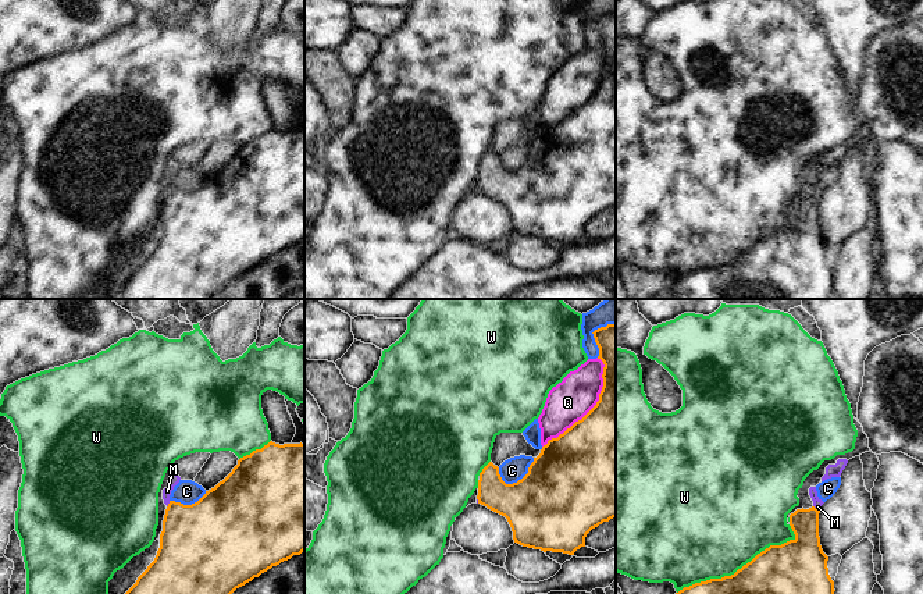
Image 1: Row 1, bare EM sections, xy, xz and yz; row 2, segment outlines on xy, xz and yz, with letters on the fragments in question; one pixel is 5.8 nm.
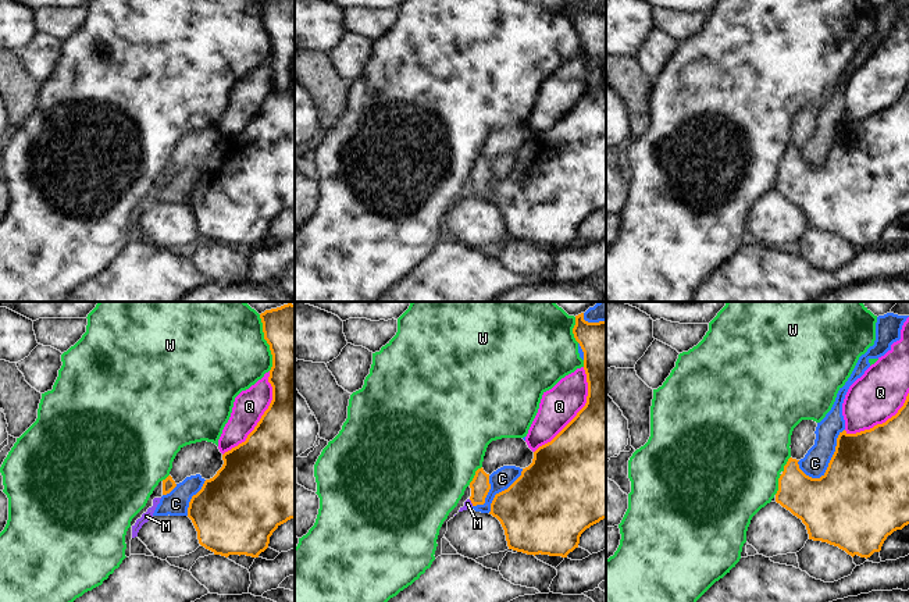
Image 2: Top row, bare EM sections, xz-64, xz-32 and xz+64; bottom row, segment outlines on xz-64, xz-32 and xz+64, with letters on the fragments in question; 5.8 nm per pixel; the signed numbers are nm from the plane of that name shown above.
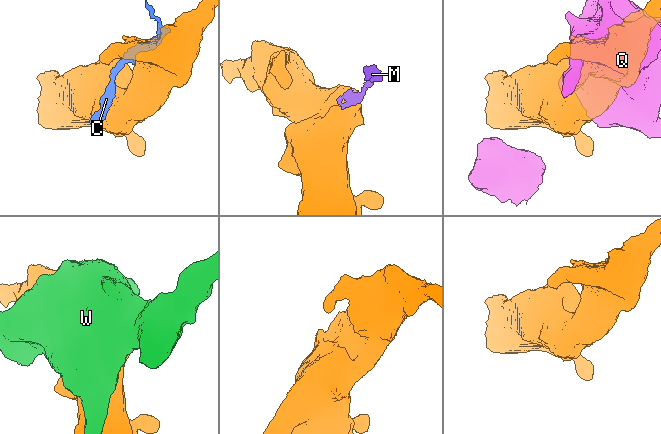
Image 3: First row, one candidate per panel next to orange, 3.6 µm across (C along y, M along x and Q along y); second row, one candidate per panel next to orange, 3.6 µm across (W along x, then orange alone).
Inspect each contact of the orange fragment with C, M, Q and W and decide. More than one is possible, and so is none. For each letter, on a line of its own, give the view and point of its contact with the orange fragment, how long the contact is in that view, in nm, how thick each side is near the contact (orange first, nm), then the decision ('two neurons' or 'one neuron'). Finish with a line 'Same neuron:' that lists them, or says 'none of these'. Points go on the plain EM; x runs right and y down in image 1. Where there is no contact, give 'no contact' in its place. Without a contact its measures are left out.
C: contact xz (521, 167); length 240 nm; calibres 500 and 140 nm; two neurons
M: contact yz (815, 196); length 50 nm; calibres 180 and 50 nm; two neurons
Q: contact xz (592, 96); length 600 nm; calibres 480 and 240 nm; two neurons
W: contact yz (742, 255); length 750 nm; calibres 500 and 500 nm; two neurons
Same neuron: none of these

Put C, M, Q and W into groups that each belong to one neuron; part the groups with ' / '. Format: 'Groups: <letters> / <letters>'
Groups: C M / Q / W

